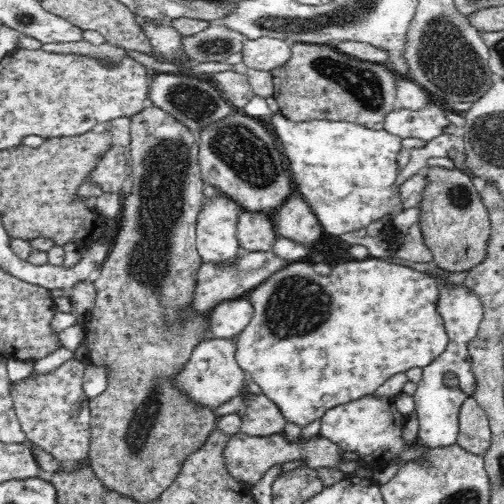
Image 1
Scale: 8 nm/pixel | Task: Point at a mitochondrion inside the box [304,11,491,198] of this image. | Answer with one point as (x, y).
(446, 58)

